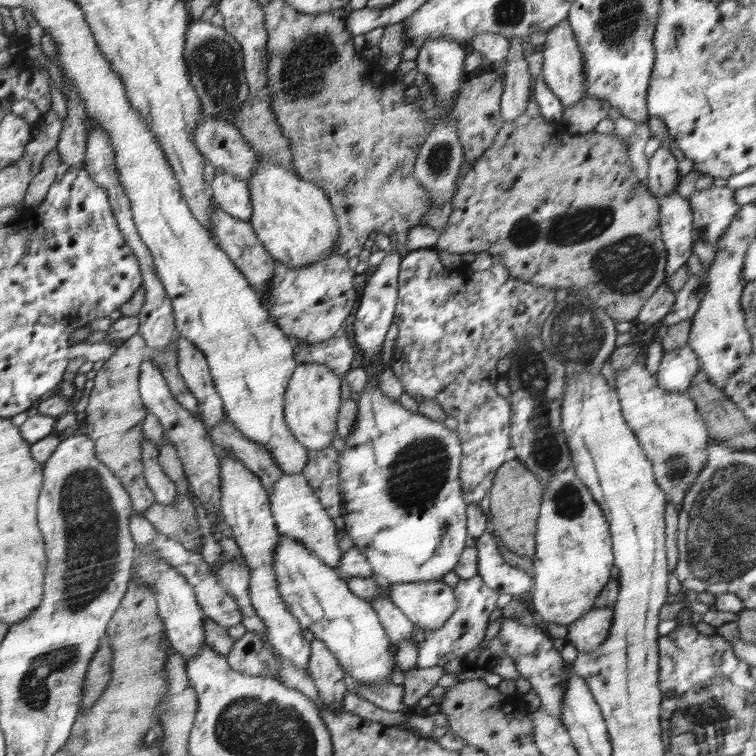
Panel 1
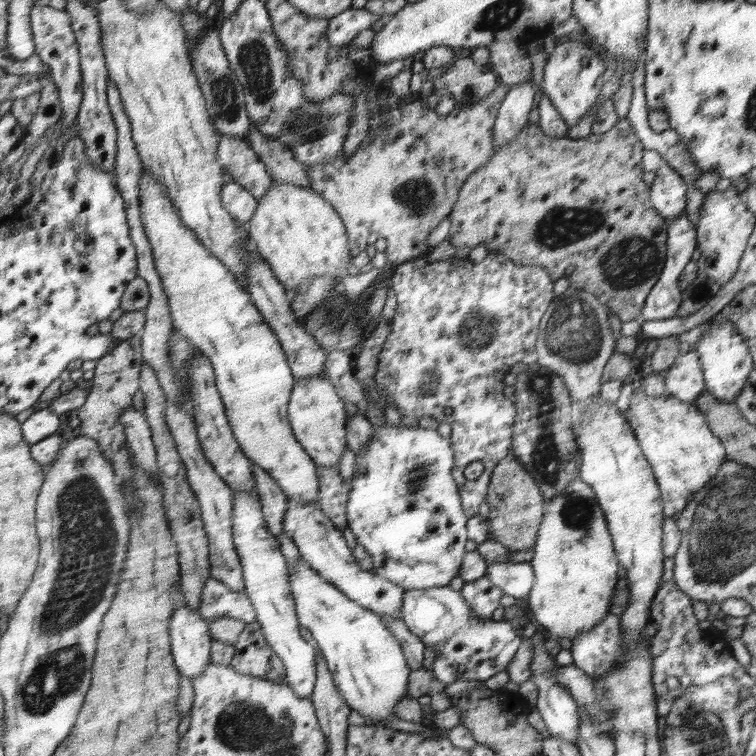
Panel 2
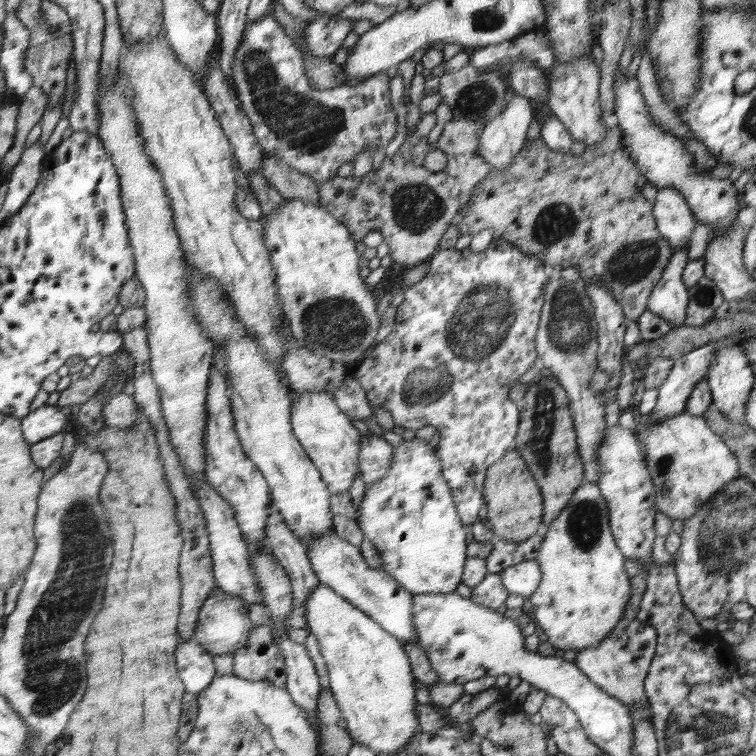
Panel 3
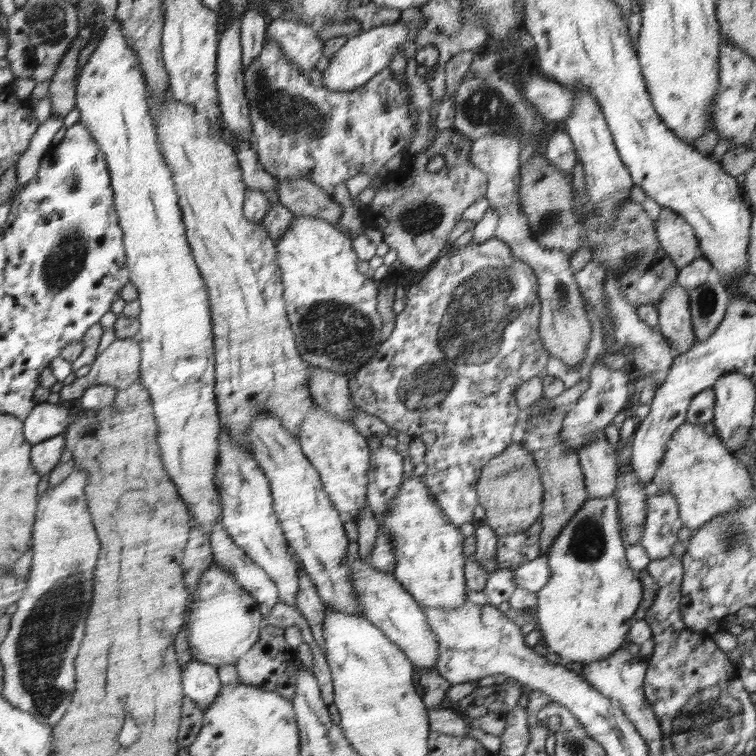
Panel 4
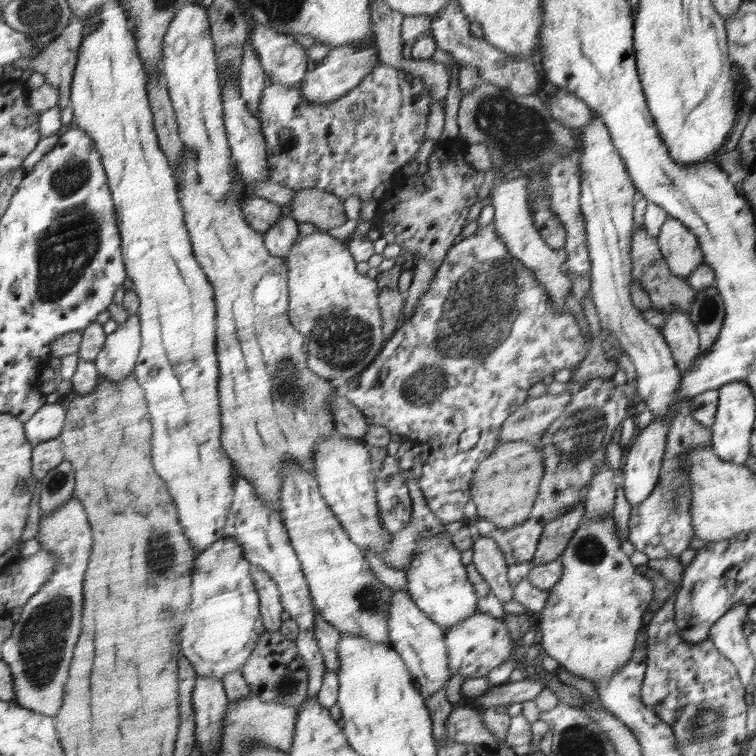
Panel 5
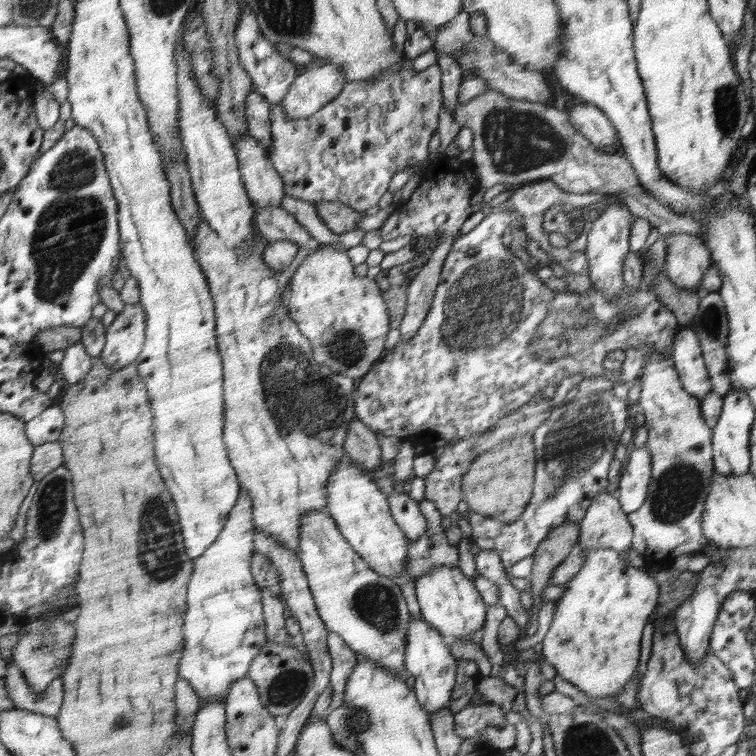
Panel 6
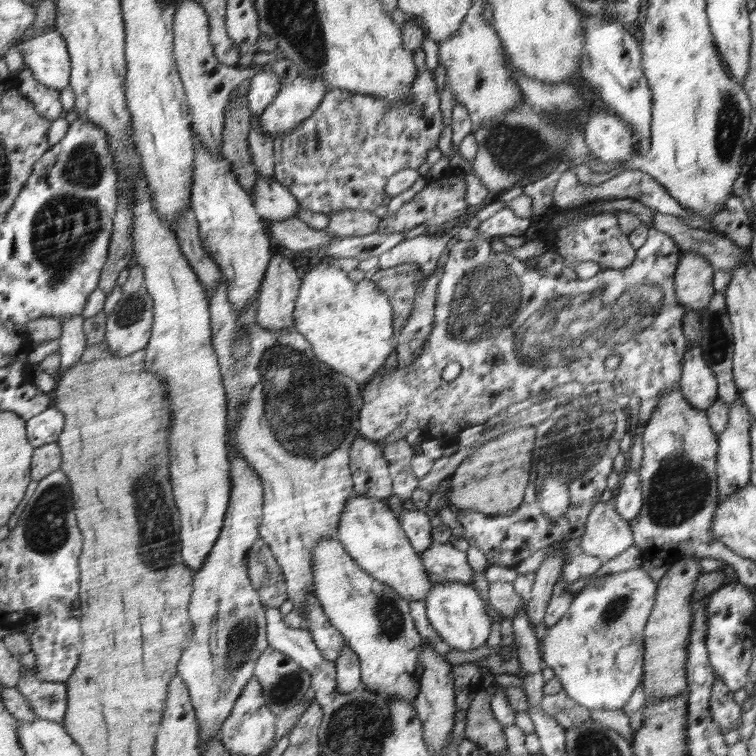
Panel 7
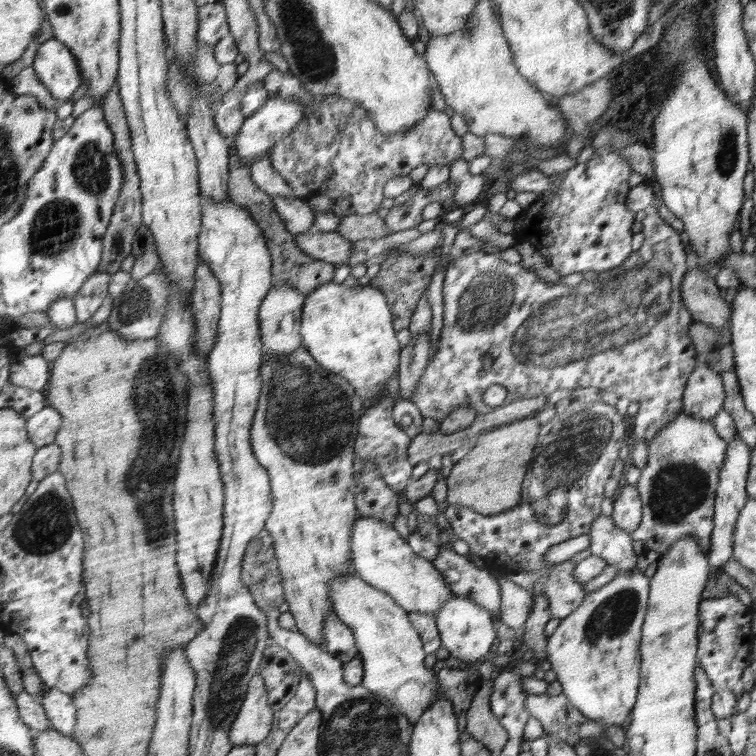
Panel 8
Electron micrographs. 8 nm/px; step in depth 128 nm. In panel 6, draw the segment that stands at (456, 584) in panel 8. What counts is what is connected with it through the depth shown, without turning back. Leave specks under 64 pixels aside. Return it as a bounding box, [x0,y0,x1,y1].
[407,499,459,579]

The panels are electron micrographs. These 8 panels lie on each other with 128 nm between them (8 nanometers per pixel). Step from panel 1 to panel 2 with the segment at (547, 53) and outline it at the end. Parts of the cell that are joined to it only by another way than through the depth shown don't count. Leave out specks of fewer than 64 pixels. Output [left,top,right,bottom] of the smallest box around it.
[540,37,604,126]

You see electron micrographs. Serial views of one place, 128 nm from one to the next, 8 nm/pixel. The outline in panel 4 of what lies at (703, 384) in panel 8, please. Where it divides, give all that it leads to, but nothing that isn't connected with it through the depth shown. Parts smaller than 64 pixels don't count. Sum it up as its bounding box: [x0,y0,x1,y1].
[655,282,695,355]

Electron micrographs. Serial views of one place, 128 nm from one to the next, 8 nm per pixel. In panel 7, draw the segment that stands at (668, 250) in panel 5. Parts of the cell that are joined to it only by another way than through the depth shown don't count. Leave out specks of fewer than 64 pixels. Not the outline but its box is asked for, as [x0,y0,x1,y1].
[675,251,715,312]

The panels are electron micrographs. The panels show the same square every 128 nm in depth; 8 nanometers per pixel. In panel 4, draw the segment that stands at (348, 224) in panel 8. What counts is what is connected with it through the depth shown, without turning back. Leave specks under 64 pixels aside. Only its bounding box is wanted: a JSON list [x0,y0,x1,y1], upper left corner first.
[276,179,344,223]

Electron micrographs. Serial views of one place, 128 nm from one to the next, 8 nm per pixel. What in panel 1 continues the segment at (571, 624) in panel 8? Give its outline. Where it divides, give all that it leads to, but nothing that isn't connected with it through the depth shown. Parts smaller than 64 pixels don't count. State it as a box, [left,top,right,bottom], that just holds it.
[528,468,612,625]

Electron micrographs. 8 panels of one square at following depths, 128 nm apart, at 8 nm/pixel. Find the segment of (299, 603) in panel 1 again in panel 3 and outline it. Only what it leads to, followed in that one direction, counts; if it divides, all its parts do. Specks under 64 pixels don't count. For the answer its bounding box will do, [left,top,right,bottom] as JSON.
[301,584,421,753]

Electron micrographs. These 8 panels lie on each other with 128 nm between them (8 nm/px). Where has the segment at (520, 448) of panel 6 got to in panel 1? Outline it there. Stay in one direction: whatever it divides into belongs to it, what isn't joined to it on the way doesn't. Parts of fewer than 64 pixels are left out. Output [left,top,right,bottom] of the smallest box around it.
[489,458,542,557]

